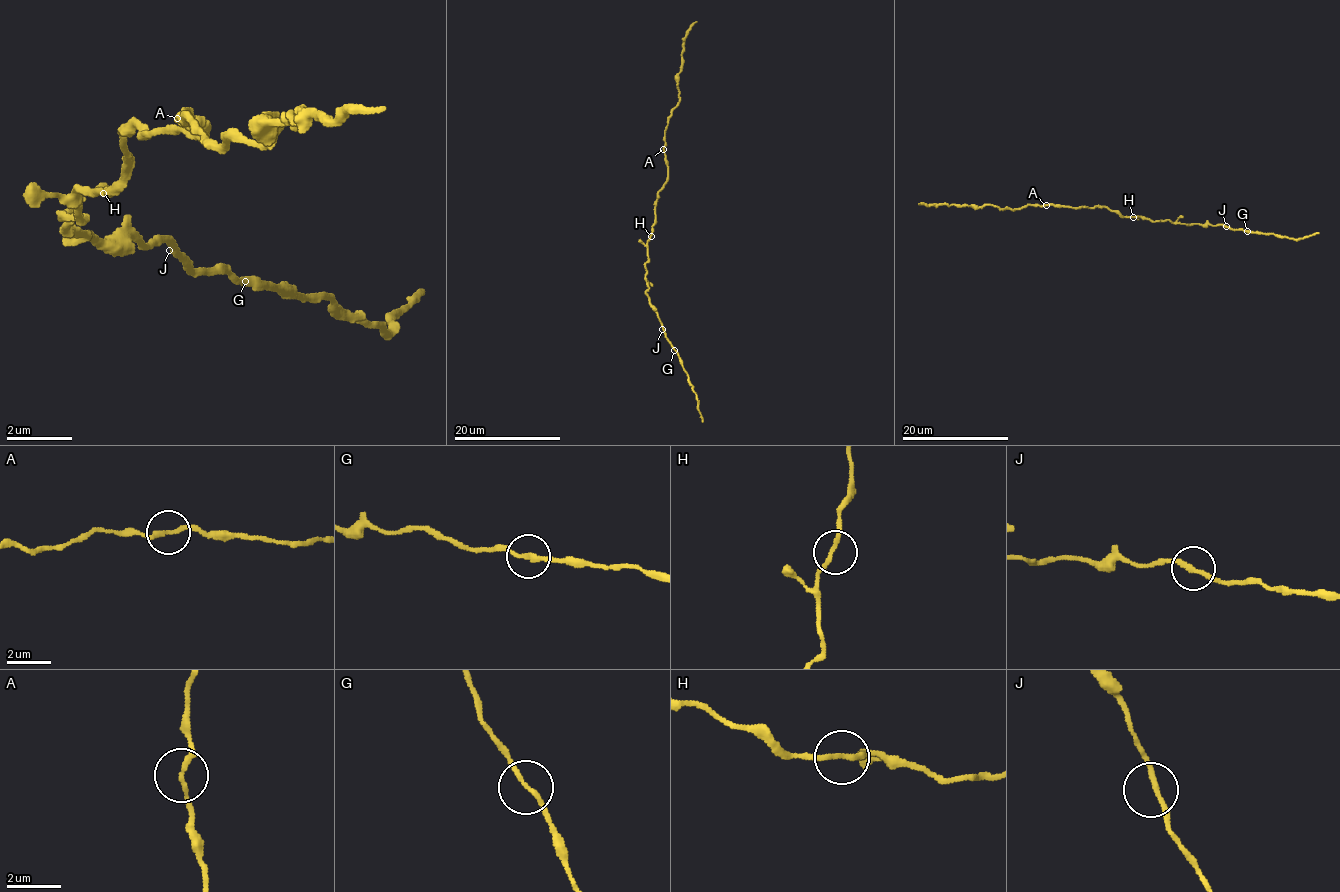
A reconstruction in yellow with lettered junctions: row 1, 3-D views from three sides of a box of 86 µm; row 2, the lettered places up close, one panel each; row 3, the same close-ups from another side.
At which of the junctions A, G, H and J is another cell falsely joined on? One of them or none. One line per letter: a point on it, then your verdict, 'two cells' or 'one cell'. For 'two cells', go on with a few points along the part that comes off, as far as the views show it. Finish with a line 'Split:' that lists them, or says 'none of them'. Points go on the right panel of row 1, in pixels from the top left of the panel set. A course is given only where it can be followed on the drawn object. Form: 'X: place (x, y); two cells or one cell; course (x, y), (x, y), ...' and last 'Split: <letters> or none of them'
A: place (1046, 205); one cell
G: place (1247, 231); two cells; course (1247, 231), (1271, 233), (1295, 239), (1319, 233)
H: place (1133, 217); one cell
J: place (1226, 226); one cell
Split: G

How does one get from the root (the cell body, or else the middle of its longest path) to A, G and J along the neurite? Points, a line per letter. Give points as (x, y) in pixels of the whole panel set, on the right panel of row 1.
A: (1122, 217), (1104, 206), (1046, 205)
G: (1122, 217), (1169, 220), (1189, 225), (1225, 225), (1247, 231)
J: (1122, 217), (1226, 226)

